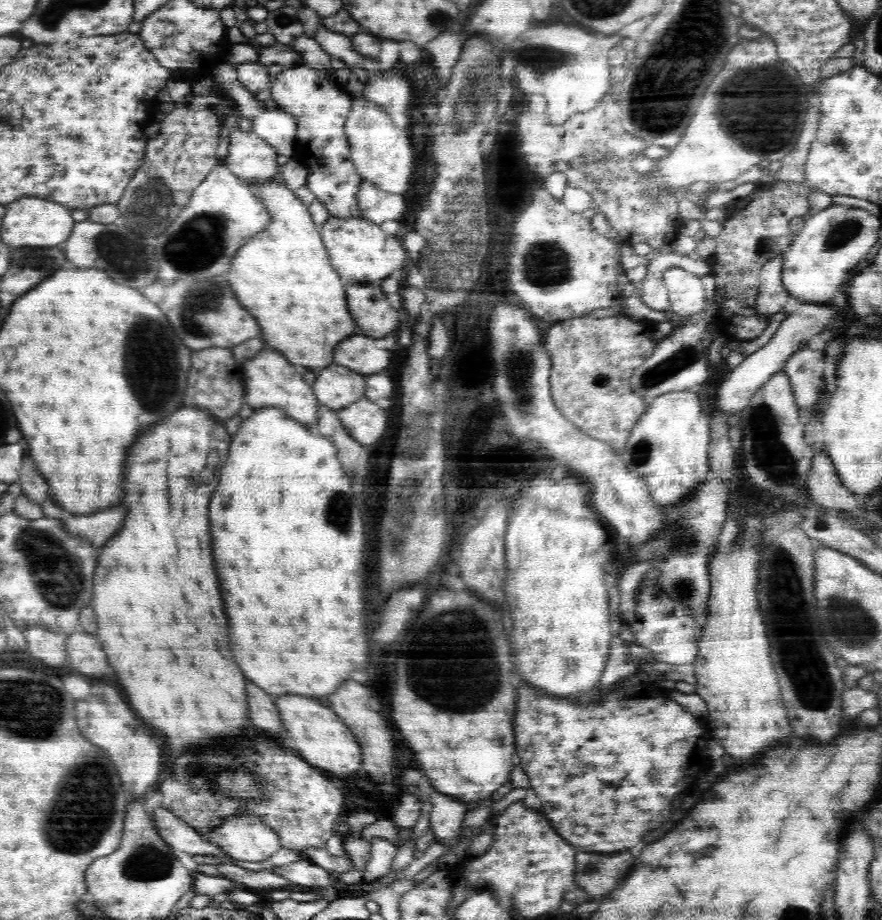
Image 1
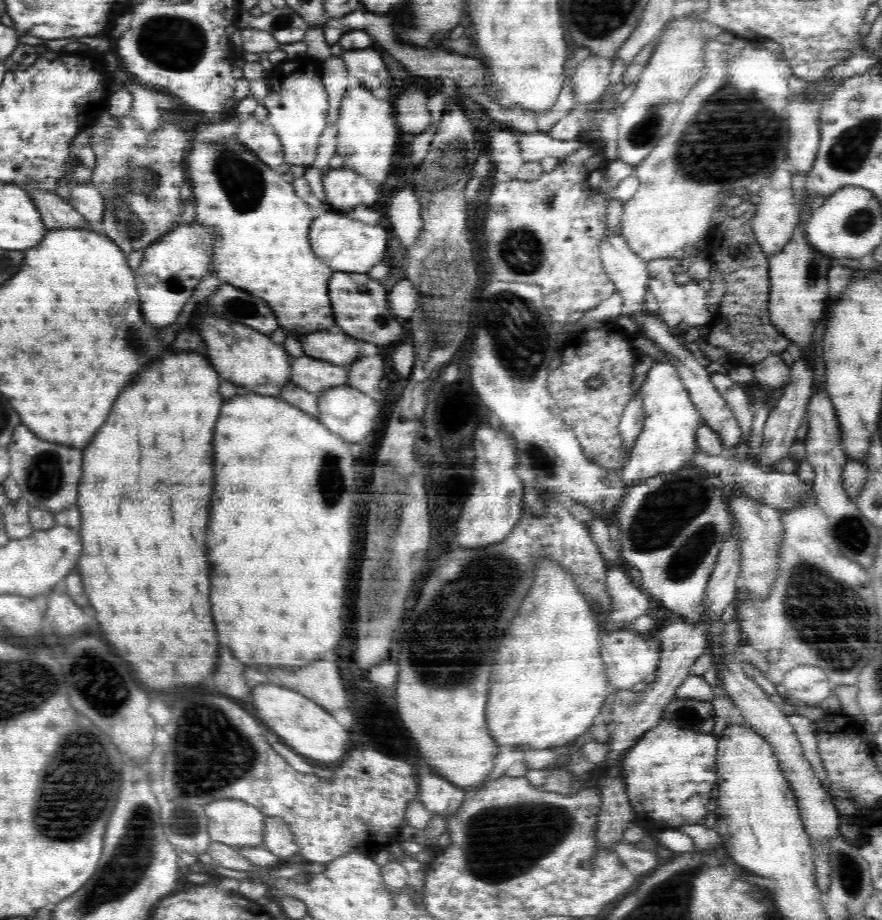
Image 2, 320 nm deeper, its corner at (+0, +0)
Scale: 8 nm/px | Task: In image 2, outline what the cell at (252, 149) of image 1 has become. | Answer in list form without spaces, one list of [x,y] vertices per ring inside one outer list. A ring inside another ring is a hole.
[[[251,118],[242,121],[233,136],[270,168],[277,170],[285,163],[280,137],[266,120],[259,122]]]

